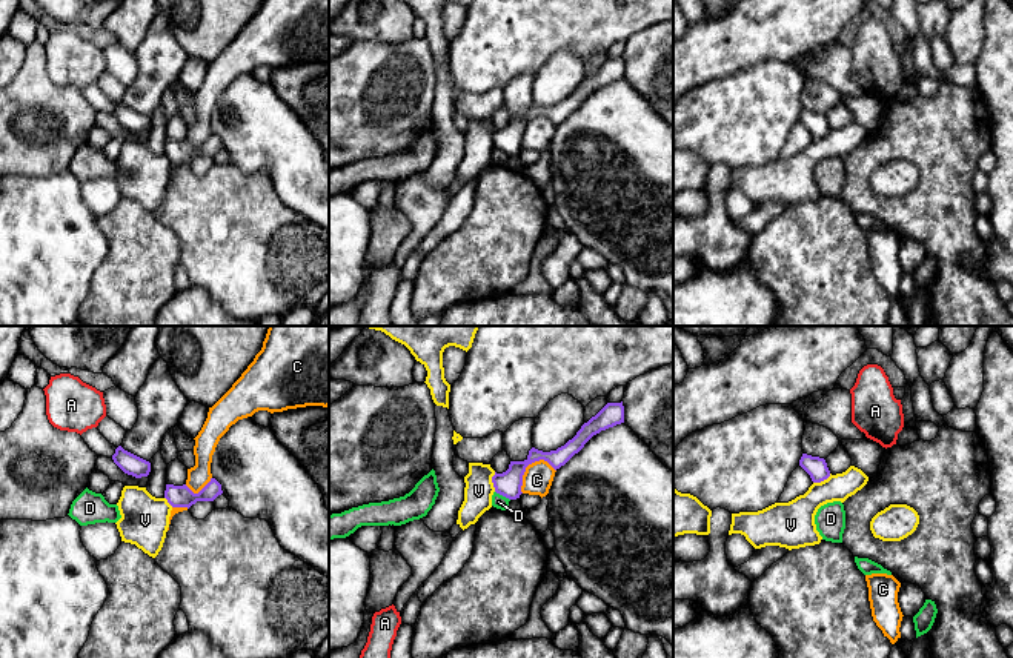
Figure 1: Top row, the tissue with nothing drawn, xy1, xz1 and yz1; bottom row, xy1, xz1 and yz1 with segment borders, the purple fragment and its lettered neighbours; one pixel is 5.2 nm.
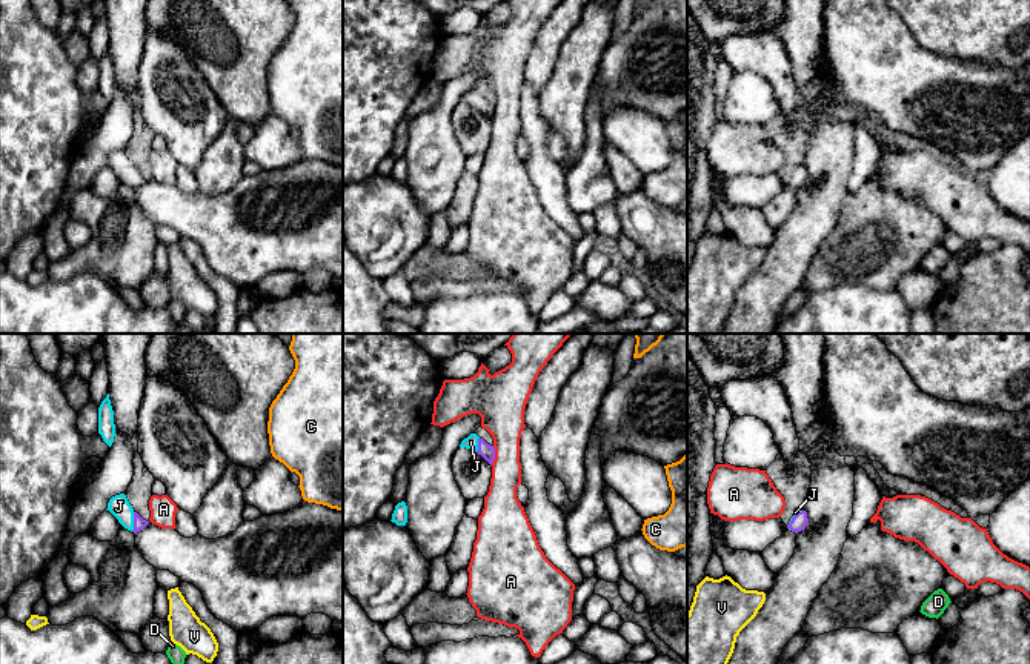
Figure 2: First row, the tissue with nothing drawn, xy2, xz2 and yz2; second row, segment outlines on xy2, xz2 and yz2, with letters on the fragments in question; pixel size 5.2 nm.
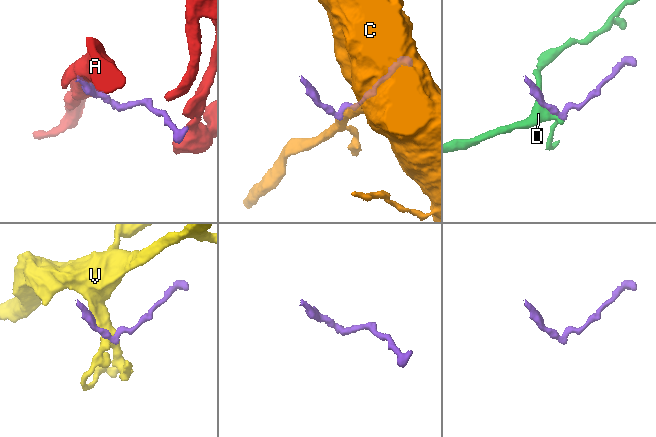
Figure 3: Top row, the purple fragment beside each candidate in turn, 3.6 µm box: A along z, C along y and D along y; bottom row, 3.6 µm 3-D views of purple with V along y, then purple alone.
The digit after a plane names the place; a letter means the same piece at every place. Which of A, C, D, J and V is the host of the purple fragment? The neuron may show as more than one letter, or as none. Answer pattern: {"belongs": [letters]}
{"belongs": ["V"]}

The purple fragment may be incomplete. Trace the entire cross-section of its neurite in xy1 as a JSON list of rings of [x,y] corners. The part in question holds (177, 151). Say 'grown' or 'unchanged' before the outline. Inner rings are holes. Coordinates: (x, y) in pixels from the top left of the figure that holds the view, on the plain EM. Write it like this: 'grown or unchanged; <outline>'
unchanged; [[[211,134],[211,137],[198,149],[194,149],[186,140],[166,140],[164,154],[172,163],[189,164],[197,157],[214,157],[221,149],[221,140],[215,134]]]

